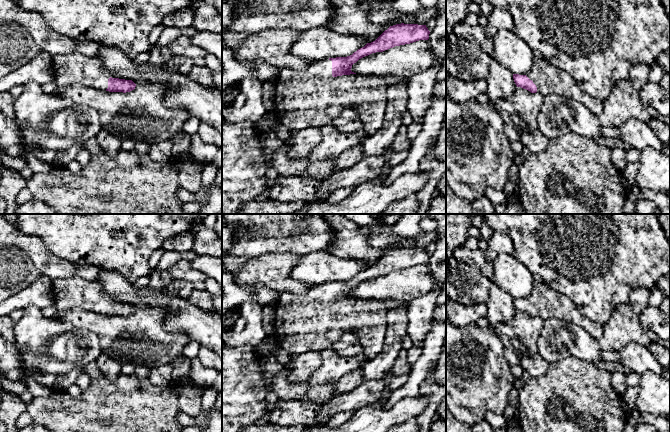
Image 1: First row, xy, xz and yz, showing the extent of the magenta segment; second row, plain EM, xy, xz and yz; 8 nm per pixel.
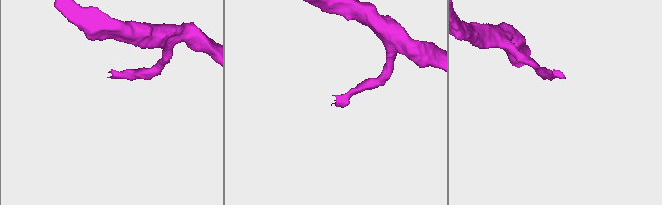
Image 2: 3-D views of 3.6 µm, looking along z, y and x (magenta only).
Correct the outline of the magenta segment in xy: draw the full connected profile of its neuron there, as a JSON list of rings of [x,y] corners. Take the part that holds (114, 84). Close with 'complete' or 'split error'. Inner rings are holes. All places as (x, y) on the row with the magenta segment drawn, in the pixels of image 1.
[[[77,51],[53,56],[51,61],[58,93],[73,85],[123,93],[136,87],[132,80],[110,72],[96,57],[86,57]]]; split error

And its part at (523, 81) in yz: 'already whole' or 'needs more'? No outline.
needs more

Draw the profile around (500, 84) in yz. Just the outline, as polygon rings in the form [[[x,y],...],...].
[[[494,59],[489,66],[486,81],[487,89],[485,93],[491,102],[502,98],[509,99],[517,87],[513,73]]]

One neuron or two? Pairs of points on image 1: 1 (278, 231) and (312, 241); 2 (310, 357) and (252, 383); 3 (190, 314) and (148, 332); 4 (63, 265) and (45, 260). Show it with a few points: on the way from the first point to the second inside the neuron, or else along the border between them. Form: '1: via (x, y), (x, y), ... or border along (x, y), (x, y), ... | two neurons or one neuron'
1: via (286, 231), (302, 231), (304, 233) | one neuron
2: via (296, 371), (283, 384), (266, 384) | one neuron
3: border along (145, 310), (160, 309), (162, 326), (185, 334) | two neurons
4: via (59, 265), (49, 264) | one neuron

